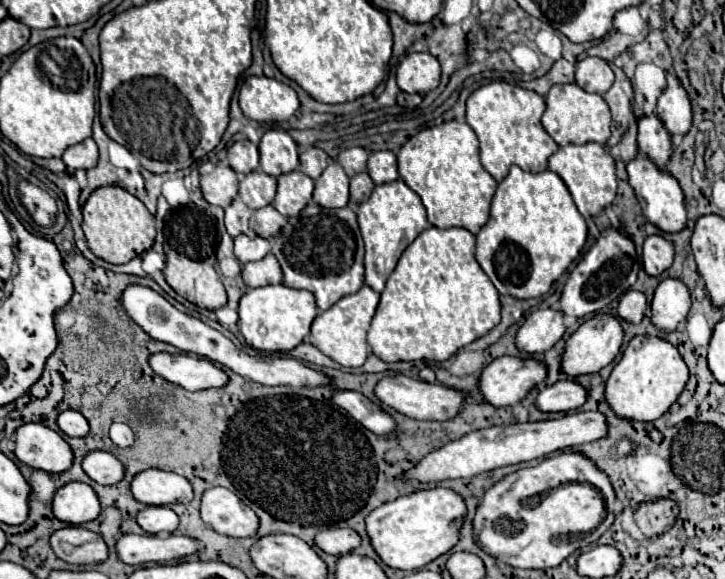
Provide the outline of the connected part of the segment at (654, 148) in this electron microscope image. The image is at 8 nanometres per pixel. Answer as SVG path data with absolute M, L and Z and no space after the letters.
M642 115L638 119L638 149L658 163L660 169L666 167L672 155L672 141L658 115Z

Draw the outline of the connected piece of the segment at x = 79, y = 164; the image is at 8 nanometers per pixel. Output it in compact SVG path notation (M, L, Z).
M90 137L74 147L68 147L62 155L62 161L66 163L70 173L74 173L78 169L92 169L98 163L98 147L96 147L94 139Z

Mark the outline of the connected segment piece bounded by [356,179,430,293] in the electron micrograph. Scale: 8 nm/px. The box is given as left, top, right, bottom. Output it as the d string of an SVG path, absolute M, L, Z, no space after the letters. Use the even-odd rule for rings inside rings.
M396 179L392 183L378 185L372 191L370 199L358 207L356 215L366 245L366 257L364 257L366 285L380 293L386 285L386 279L394 271L402 251L420 235L420 231L430 227L426 219L426 209L420 197L402 179Z

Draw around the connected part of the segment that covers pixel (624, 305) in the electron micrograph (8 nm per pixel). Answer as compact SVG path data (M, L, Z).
M628 291L618 305L618 313L624 321L640 323L648 311L648 301L642 291Z

